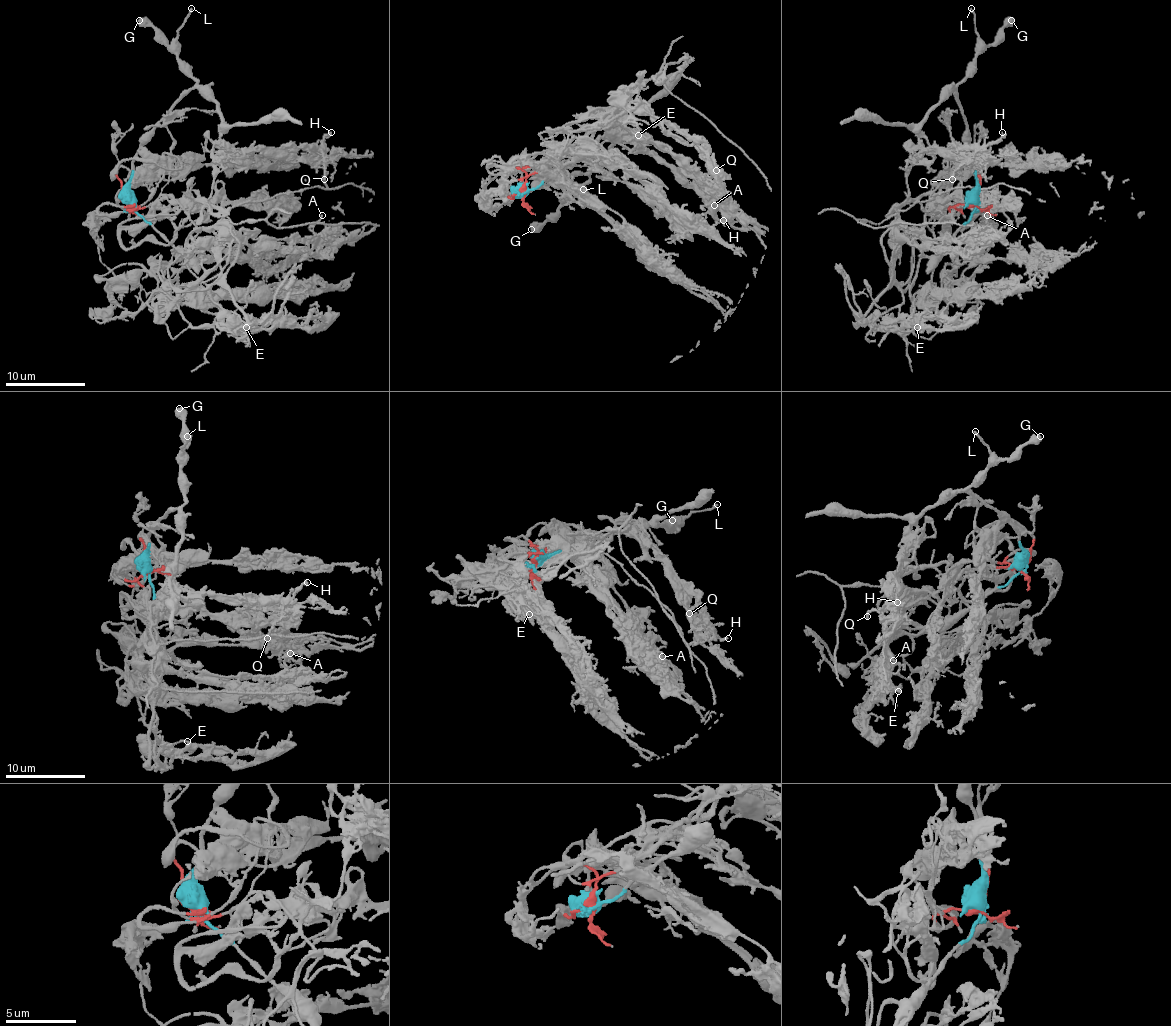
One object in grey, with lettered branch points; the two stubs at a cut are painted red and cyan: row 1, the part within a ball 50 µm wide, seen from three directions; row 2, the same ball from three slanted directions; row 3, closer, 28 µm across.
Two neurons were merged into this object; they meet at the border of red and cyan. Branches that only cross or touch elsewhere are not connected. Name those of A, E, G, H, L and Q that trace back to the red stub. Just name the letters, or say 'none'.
A, E, H, Q

